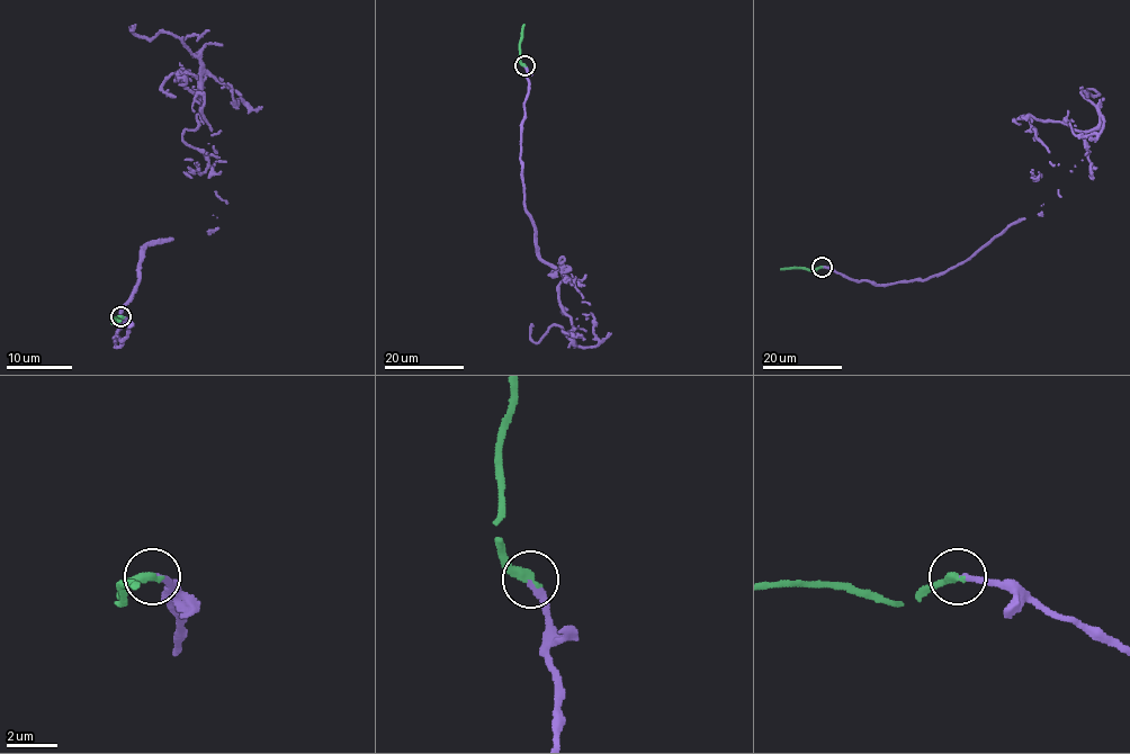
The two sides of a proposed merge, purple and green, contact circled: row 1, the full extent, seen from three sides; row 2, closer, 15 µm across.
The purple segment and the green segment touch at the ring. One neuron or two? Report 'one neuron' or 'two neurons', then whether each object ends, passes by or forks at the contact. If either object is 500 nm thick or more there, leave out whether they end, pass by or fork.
one neuron; purple ends; green ends

